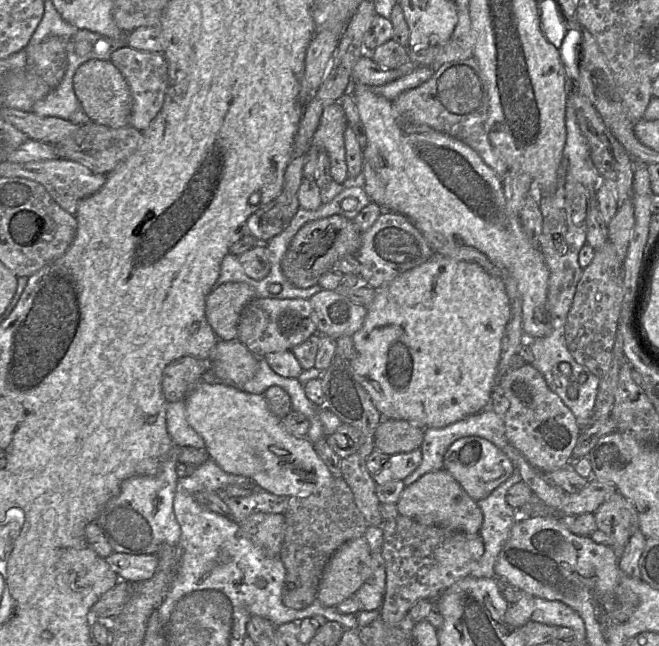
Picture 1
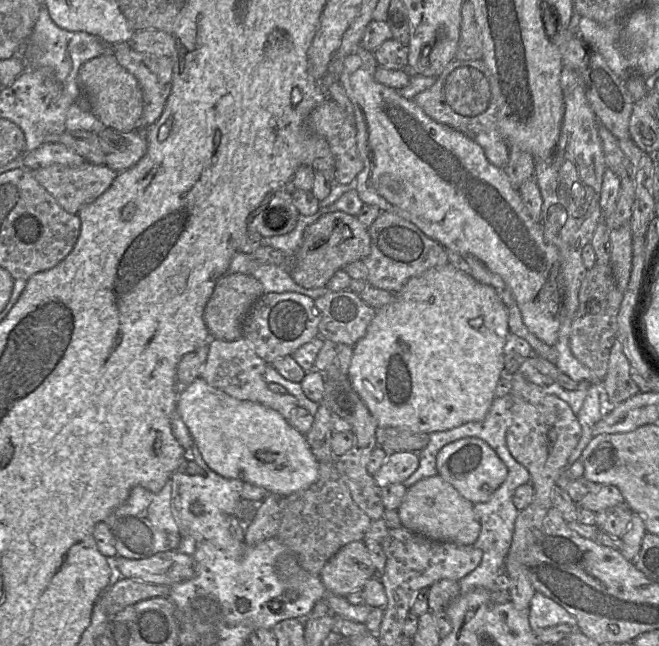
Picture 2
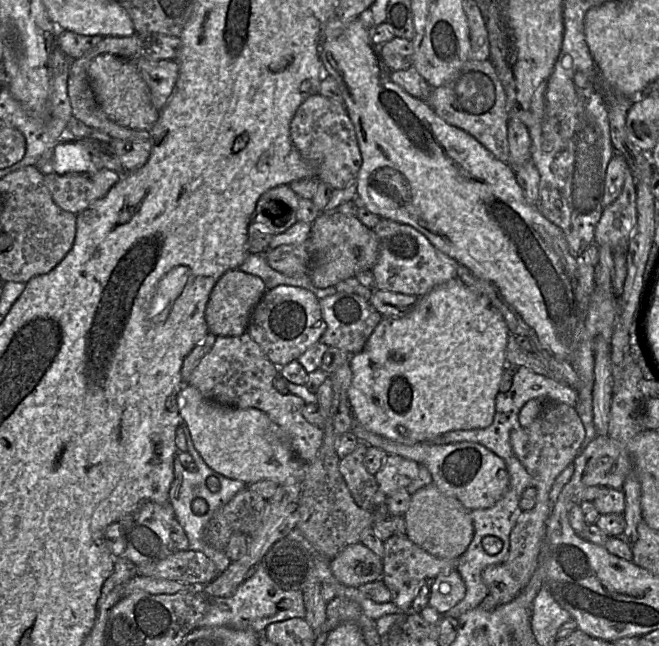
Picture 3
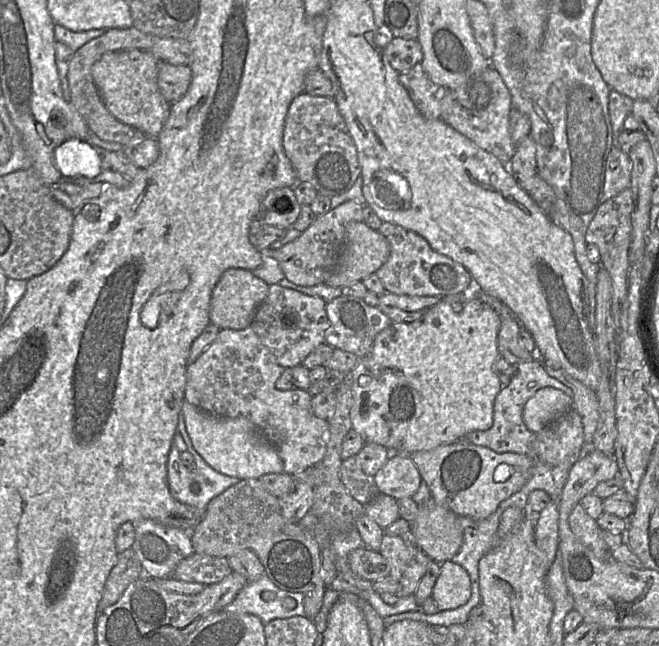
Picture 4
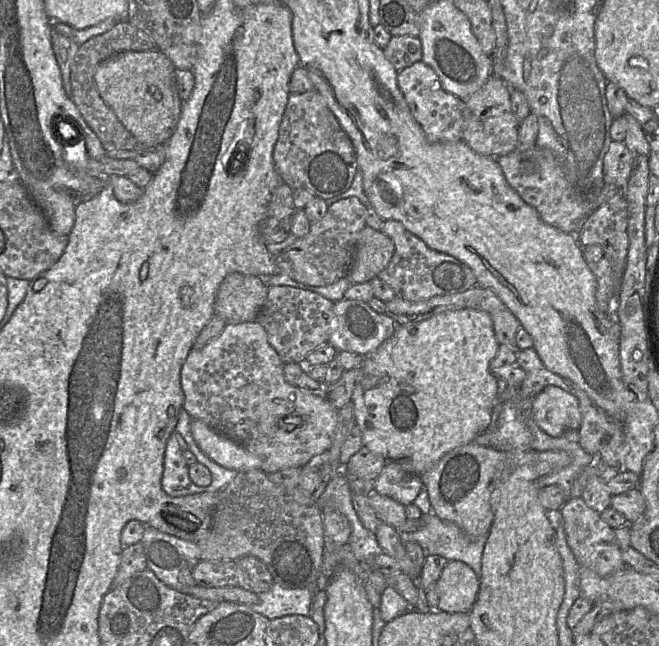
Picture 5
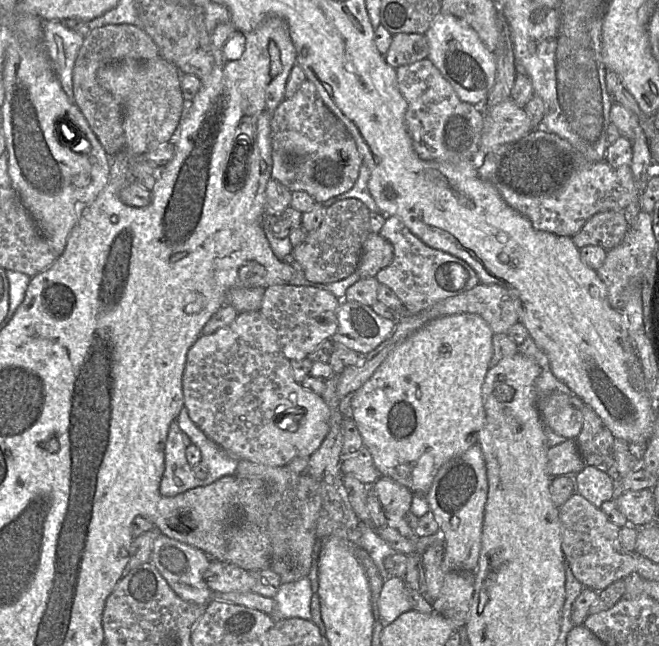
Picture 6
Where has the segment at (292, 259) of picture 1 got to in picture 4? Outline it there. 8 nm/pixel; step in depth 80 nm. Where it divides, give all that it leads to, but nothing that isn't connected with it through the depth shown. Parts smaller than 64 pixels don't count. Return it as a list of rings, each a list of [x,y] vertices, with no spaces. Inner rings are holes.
[[[363,221],[350,222],[337,266],[325,284],[344,287],[362,281],[376,273],[389,256],[390,244],[378,230],[373,230]]]

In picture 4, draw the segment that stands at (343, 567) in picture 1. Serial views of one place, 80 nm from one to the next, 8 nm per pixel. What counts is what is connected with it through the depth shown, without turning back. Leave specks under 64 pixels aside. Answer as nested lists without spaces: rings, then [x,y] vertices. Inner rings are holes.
[[[358,548],[348,557],[352,572],[364,579],[375,582],[390,575],[388,561],[379,553],[368,548]]]

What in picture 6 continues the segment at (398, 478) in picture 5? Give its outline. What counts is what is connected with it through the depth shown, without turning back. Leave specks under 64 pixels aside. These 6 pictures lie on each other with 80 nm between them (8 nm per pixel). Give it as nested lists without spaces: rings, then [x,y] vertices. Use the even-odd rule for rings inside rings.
[[[381,476],[372,486],[388,521],[398,521],[411,509],[414,493],[390,477]]]

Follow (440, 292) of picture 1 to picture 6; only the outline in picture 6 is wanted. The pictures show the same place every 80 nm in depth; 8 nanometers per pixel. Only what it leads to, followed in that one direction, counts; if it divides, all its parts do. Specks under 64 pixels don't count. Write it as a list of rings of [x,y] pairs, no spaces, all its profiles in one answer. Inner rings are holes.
[[[460,313],[438,317],[399,344],[377,368],[372,377],[354,392],[351,417],[356,422],[364,446],[370,450],[375,467],[381,476],[390,477],[409,488],[414,494],[427,495],[441,467],[466,452],[470,447],[478,444],[479,432],[486,422],[482,387],[493,356],[493,336],[494,332],[490,325],[478,314]]]

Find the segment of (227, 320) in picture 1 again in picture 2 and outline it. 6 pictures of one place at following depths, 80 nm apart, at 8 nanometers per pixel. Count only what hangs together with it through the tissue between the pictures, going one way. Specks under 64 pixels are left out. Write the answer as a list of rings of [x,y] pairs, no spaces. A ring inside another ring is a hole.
[[[226,273],[216,283],[204,310],[204,321],[212,339],[234,341],[242,336],[242,322],[251,306],[264,295],[261,282],[252,275]]]

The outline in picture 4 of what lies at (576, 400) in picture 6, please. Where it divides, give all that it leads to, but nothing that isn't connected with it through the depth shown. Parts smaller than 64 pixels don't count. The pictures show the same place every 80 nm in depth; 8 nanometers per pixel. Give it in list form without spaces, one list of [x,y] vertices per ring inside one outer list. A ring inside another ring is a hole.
[[[546,387],[538,390],[528,400],[524,407],[523,420],[529,430],[538,433],[572,408],[572,398],[561,390]]]

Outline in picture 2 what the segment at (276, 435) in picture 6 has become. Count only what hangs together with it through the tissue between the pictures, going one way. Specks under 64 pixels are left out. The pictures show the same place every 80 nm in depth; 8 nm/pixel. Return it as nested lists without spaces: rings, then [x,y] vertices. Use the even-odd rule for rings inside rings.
[[[243,336],[234,341],[211,339],[200,378],[234,398],[261,403],[279,412],[287,420],[292,409],[298,406],[298,400],[289,393],[281,395],[269,389],[264,377],[267,366],[268,363],[257,355],[252,345]]]

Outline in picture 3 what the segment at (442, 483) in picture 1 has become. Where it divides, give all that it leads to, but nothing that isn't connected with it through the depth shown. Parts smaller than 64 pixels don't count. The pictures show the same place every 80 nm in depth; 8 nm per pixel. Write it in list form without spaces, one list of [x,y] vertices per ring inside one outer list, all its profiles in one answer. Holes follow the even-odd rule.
[[[433,483],[411,495],[409,509],[403,518],[407,537],[440,559],[458,559],[467,550],[474,536],[471,511],[456,498],[441,492]]]

